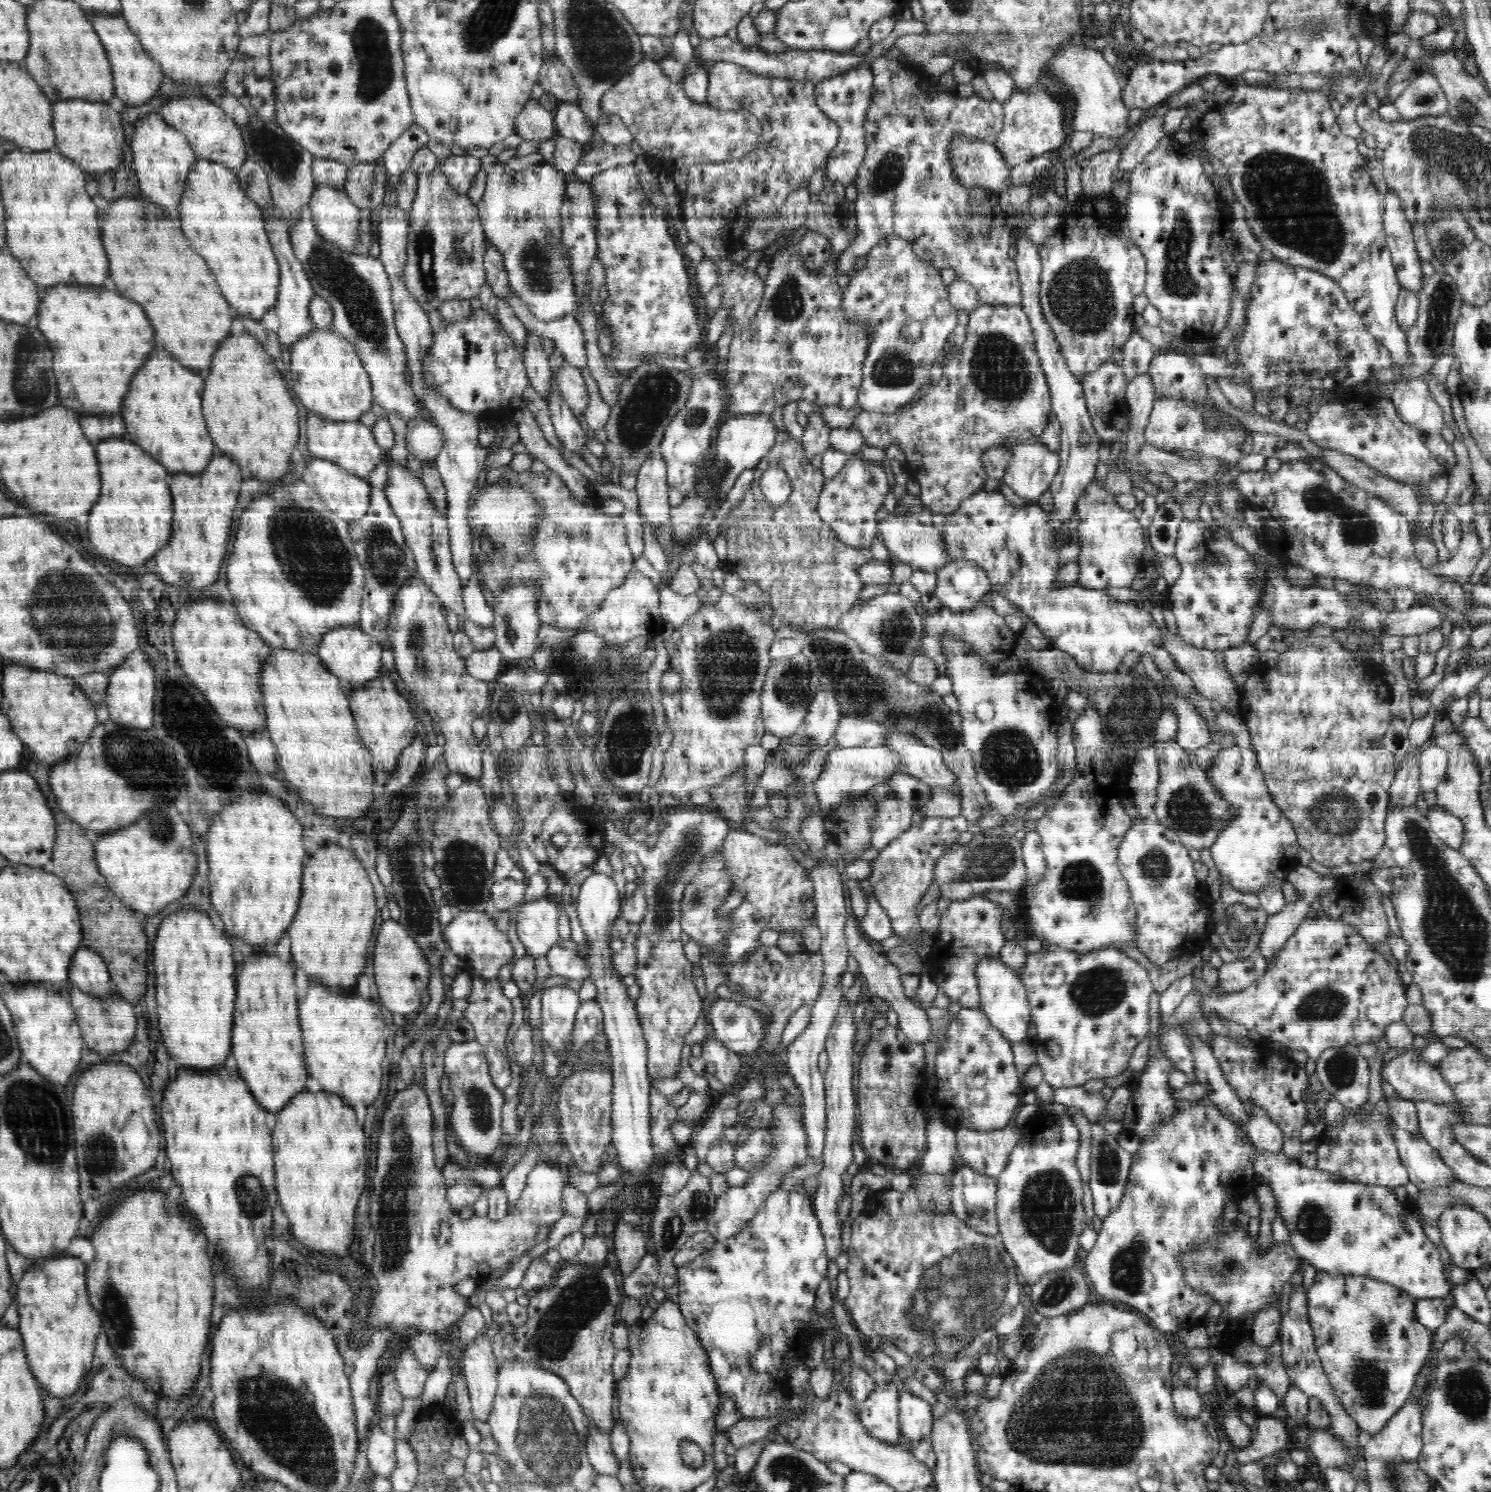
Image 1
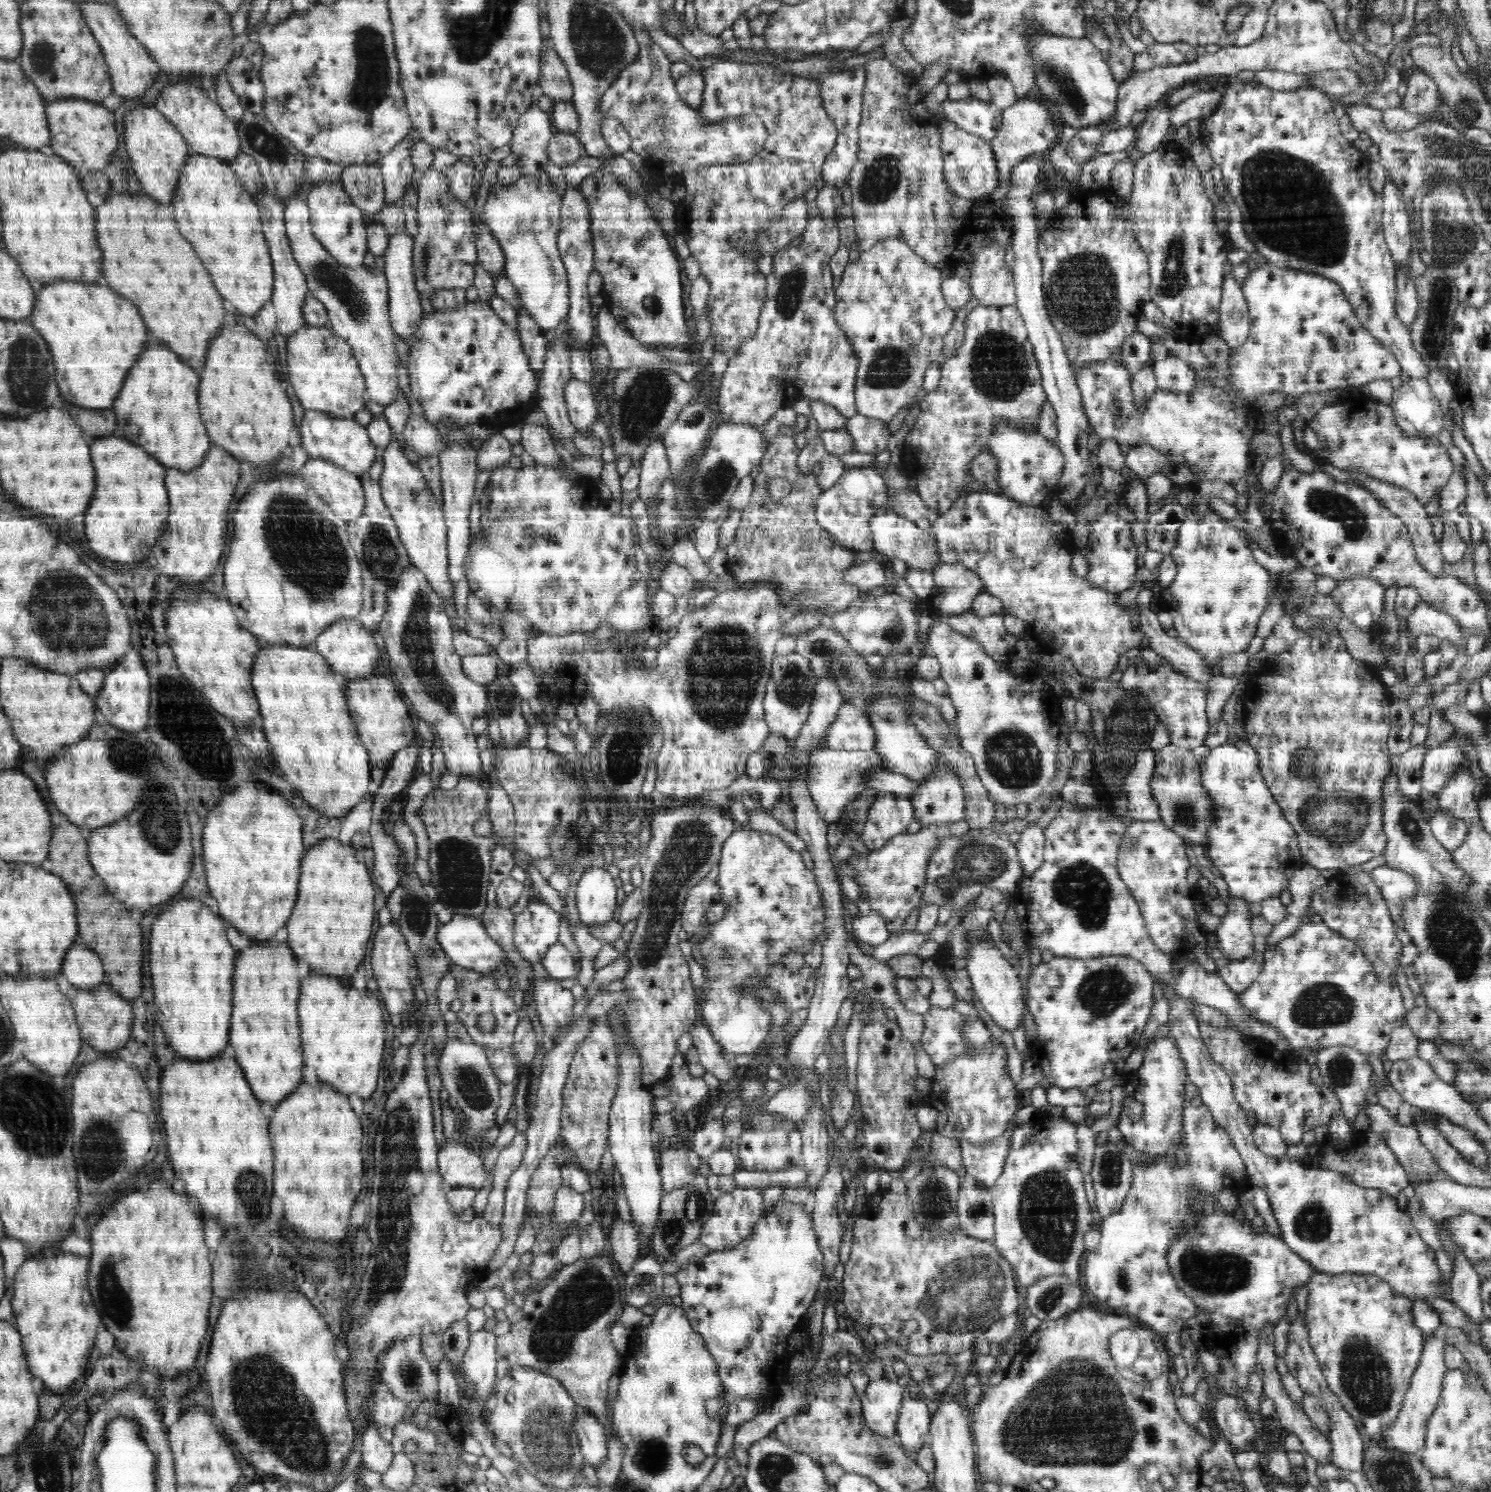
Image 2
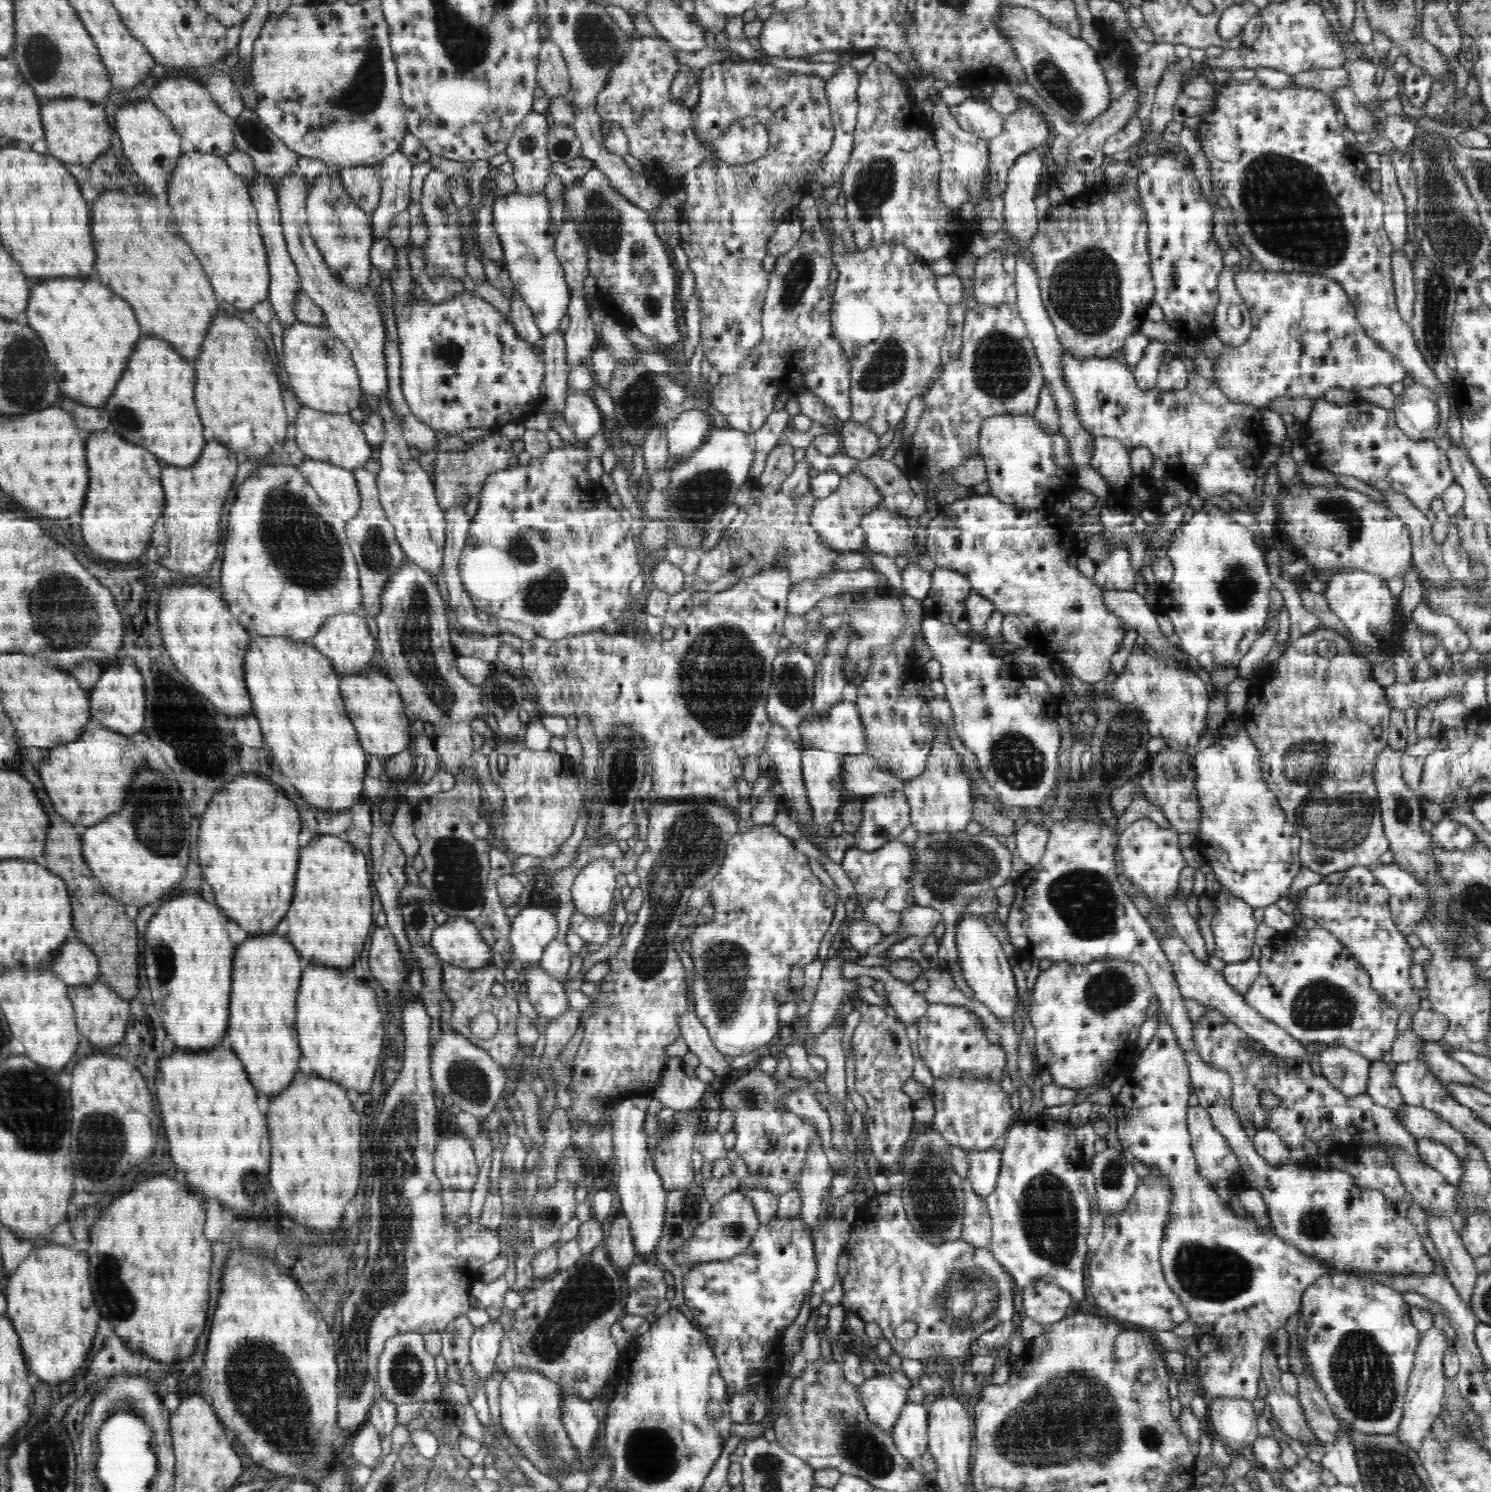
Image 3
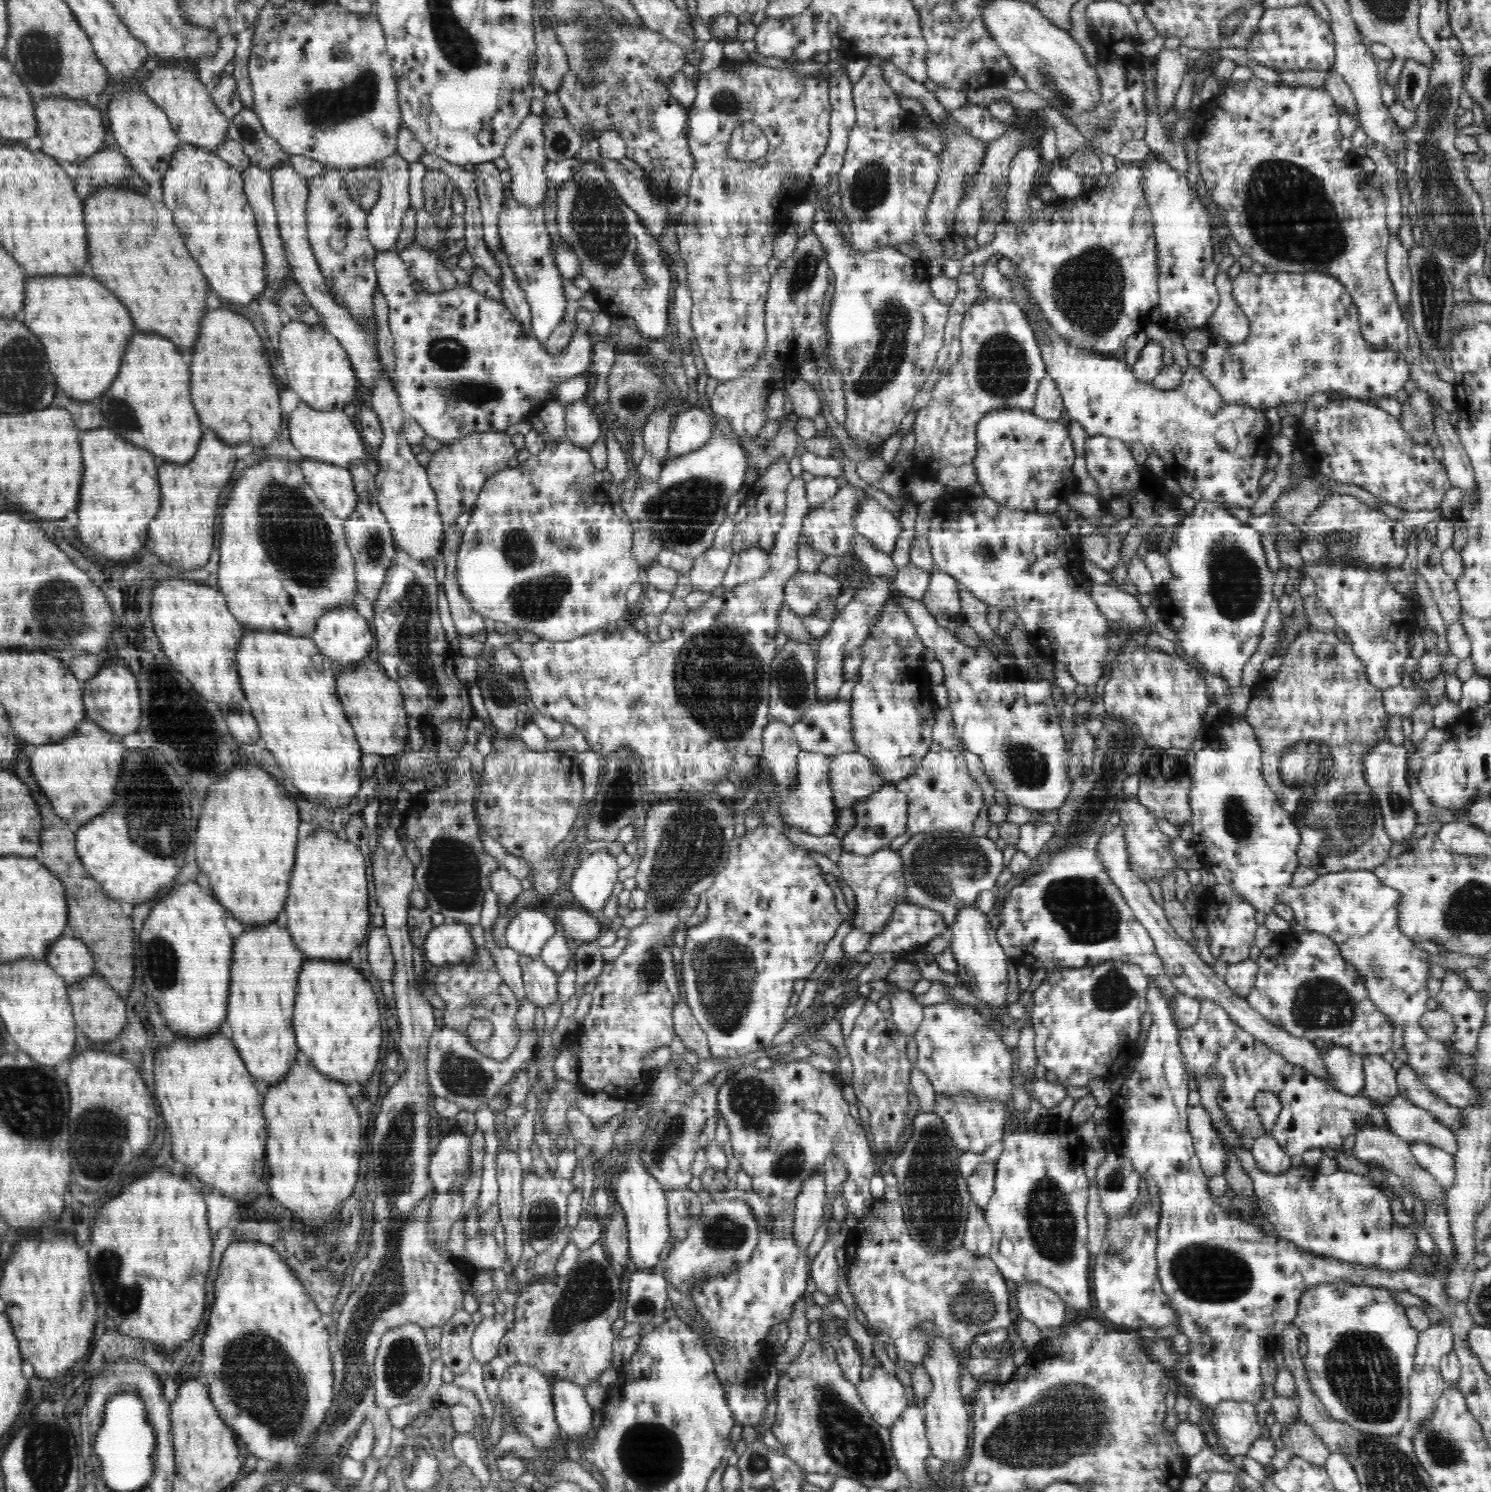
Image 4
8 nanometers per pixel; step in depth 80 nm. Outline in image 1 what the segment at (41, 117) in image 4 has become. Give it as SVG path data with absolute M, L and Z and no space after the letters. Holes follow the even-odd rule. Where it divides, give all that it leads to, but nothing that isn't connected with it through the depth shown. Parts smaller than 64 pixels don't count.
M70 99L52 105L56 150L86 172L107 173L123 161L124 133L120 113L108 103Z

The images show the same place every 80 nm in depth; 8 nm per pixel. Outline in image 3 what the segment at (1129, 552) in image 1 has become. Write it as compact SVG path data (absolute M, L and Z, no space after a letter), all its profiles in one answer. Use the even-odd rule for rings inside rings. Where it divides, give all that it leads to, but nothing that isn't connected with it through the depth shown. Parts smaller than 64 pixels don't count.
M1112 548L1106 562L1096 564L1094 582L1102 590L1134 589L1135 571L1130 566L1127 548Z

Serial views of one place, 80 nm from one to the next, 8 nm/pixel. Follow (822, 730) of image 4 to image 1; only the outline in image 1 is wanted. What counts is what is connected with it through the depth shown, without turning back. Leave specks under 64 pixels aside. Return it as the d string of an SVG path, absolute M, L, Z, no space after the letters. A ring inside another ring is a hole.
M852 715L841 716L833 738L843 748L876 747L886 742L883 723Z

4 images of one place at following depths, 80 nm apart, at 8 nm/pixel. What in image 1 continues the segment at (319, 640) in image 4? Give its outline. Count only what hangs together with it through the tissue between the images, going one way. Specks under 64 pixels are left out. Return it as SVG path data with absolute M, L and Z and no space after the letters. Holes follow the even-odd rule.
M339 626L327 632L318 645L317 655L322 664L337 676L346 687L378 679L382 666L382 645L369 634L366 634L360 626Z

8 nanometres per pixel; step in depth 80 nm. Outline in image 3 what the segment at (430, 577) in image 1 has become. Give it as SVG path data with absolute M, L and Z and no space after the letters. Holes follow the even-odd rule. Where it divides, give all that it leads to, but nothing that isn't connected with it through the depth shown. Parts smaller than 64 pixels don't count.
M382 397L378 402L377 413L382 417L385 428L385 437L382 444L378 446L380 450L380 472L376 476L377 488L379 491L379 501L387 514L388 521L392 524L396 532L396 538L401 544L401 549L406 556L416 565L427 570L432 577L437 580L437 576L443 572L443 558L445 547L446 526L444 511L440 508L439 502L435 496L435 489L430 476L425 473L424 468L418 460L414 460L412 454L408 451L408 443L404 438L402 422L394 417L394 411L390 405L388 397Z

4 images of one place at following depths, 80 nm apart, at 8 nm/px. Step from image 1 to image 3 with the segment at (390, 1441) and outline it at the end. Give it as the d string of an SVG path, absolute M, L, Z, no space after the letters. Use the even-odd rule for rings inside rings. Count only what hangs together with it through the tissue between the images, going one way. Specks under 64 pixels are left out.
M365 1422L352 1433L352 1457L363 1466L374 1469L382 1461L380 1435L370 1422Z

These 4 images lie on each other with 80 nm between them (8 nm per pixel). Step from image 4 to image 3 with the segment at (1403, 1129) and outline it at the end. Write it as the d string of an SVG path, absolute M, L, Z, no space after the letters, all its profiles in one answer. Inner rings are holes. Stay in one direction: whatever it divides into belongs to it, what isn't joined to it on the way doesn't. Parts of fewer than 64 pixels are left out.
M1404 1105L1397 1119L1414 1138L1431 1138L1434 1142L1445 1144L1456 1156L1465 1157L1472 1142L1456 1130L1449 1122L1444 1122L1434 1111L1412 1105Z

